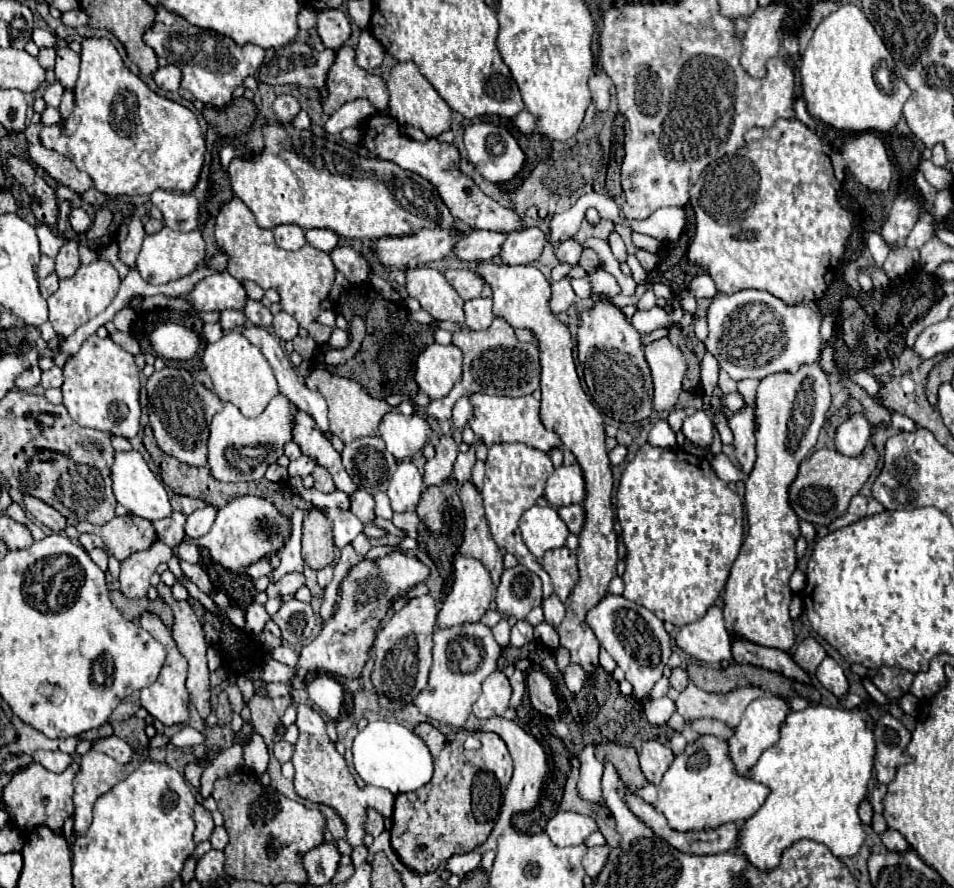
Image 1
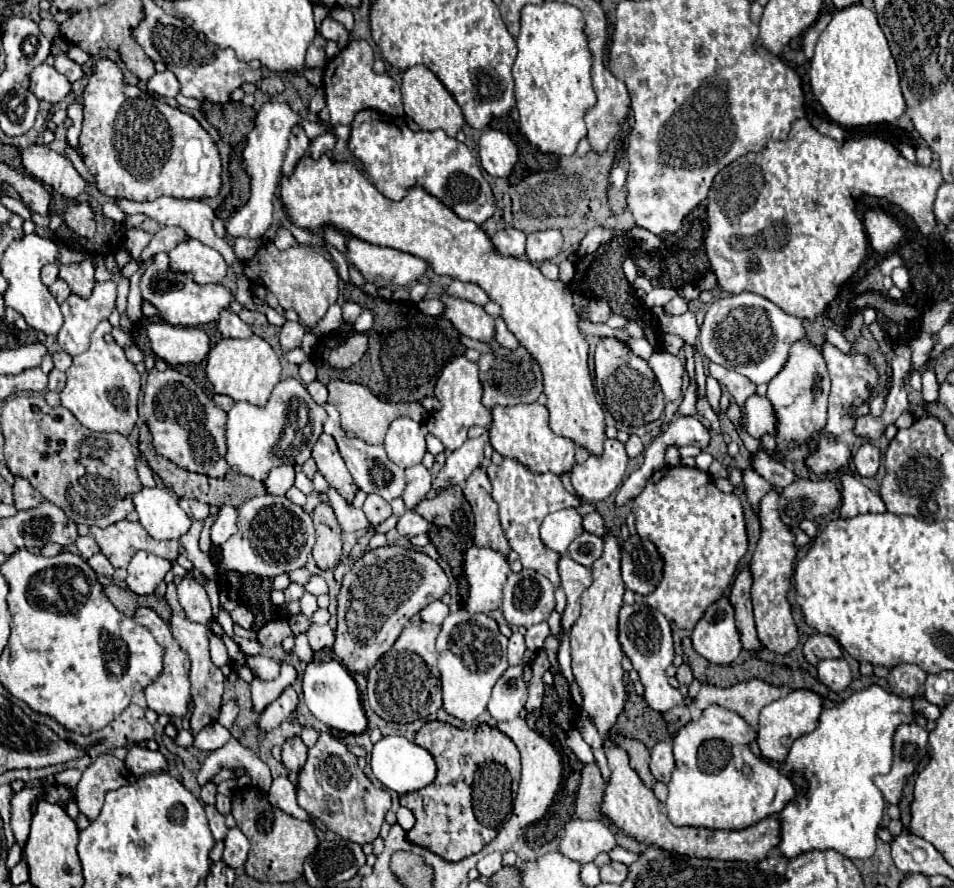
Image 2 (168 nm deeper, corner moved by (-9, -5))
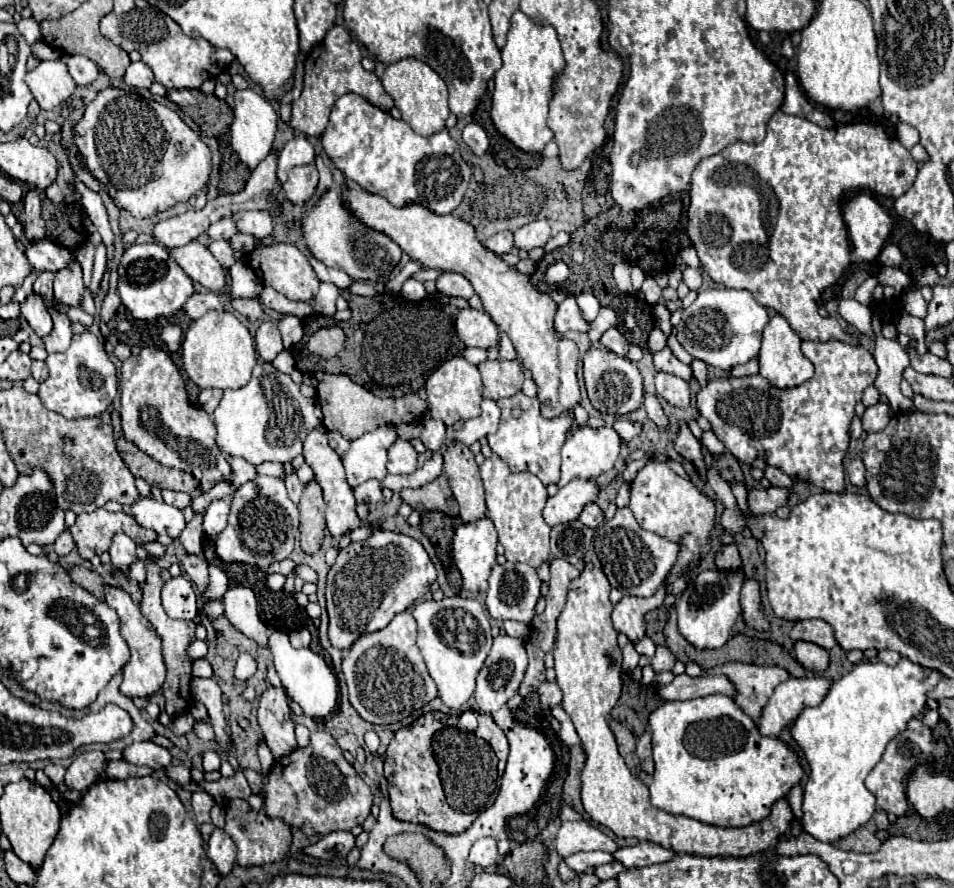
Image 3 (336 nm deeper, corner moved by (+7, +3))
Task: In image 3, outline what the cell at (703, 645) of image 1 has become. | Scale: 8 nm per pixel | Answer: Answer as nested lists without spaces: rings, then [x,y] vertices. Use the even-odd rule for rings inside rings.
[[[704,570],[692,576],[684,594],[676,600],[678,612],[678,630],[680,634],[698,650],[716,650],[722,648],[728,638],[730,630],[740,616],[740,586],[744,574],[742,572],[718,572],[718,570]]]

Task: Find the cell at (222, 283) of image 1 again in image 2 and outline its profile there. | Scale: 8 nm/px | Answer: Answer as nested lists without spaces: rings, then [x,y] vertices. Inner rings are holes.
[[[158,252],[154,256],[152,264],[144,270],[140,278],[140,290],[142,290],[142,298],[150,302],[158,310],[160,318],[172,326],[202,326],[214,322],[218,320],[220,310],[226,308],[232,300],[230,290],[224,288],[222,284],[200,286],[192,280],[190,272],[176,272],[170,266],[168,252]]]

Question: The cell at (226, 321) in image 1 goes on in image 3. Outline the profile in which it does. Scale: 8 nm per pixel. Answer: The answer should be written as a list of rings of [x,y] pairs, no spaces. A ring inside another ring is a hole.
[[[234,298],[232,300],[232,308],[236,312],[240,312],[242,316],[246,316],[250,322],[256,322],[262,316],[262,306],[260,306],[258,300],[240,300],[240,298]]]

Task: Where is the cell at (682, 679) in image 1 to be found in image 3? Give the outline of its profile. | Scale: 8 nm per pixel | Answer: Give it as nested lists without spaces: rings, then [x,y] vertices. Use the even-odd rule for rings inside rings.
[[[656,646],[656,654],[652,658],[652,668],[654,672],[662,672],[662,670],[672,670],[674,668],[676,658],[672,656],[672,652],[666,646]]]

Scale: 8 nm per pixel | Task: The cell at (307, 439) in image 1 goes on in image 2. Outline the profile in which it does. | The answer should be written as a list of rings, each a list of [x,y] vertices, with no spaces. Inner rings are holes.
[[[322,434],[320,440],[316,442],[314,450],[312,450],[312,458],[316,460],[318,472],[328,480],[328,484],[332,488],[336,488],[340,492],[340,496],[344,496],[344,500],[348,504],[352,504],[358,486],[354,484],[352,474],[348,472],[342,456],[338,452],[336,440],[332,440],[326,434]]]

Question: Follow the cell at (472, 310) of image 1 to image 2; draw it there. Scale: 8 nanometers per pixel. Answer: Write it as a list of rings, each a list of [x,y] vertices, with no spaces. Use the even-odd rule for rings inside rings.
[[[496,318],[496,340],[502,348],[508,348],[508,350],[516,350],[520,346],[520,342],[516,340],[516,336],[506,328],[504,320],[502,318]]]

